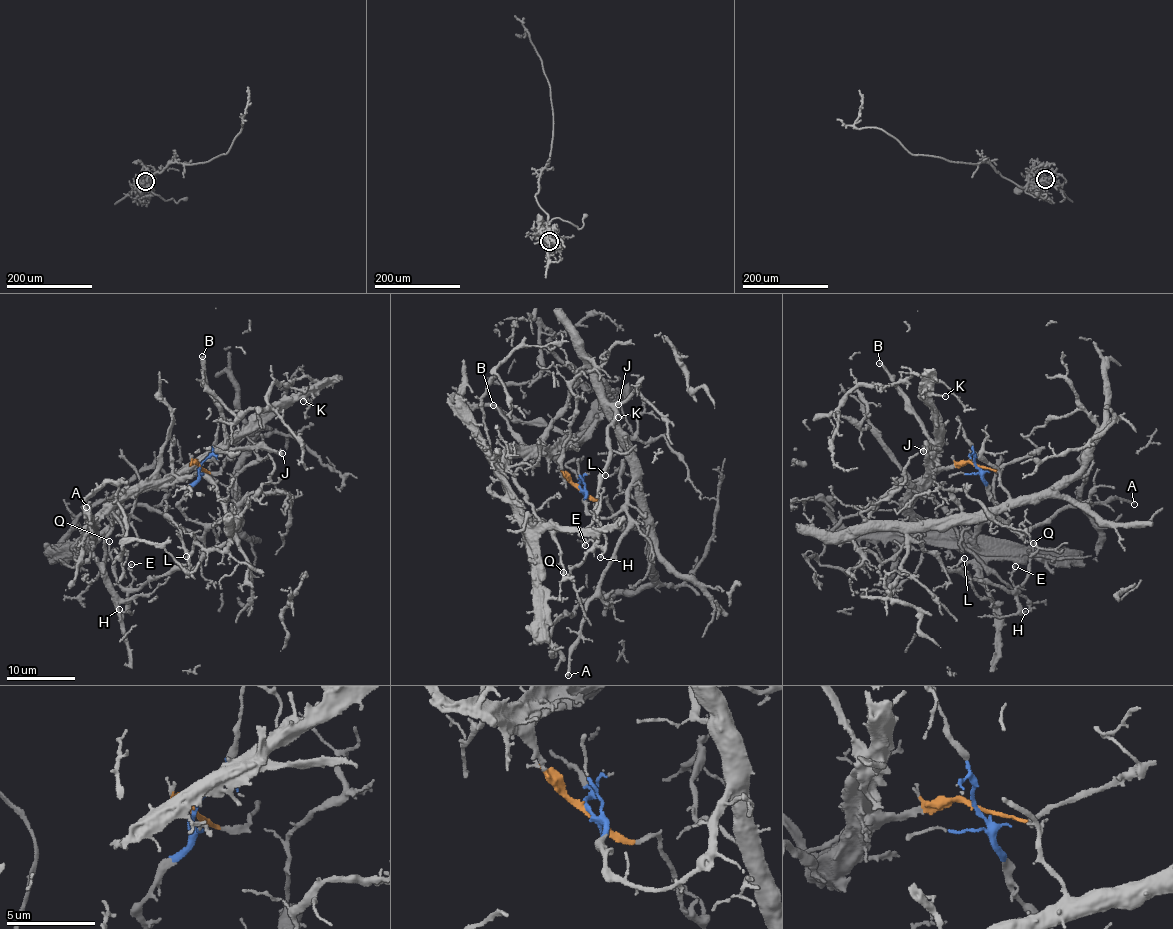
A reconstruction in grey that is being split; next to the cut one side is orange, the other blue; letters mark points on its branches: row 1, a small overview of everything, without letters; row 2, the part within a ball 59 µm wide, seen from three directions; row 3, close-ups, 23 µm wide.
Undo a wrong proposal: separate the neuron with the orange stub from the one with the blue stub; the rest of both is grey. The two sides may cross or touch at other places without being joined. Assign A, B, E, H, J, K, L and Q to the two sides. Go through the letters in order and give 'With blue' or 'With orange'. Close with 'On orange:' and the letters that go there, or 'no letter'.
A: With blue
B: With orange
E: With blue
H: With blue
J: With orange
K: With orange
L: With blue
Q: With blue
On orange: B, J, K

